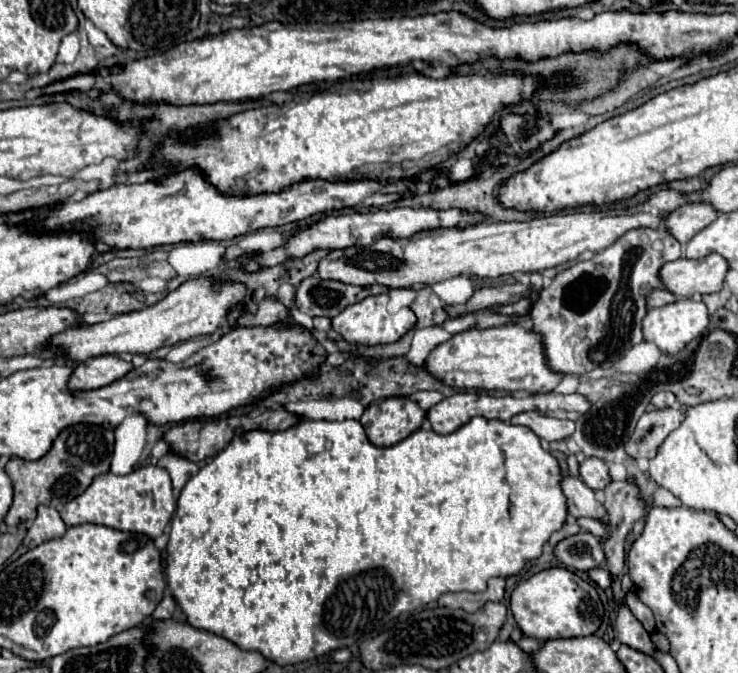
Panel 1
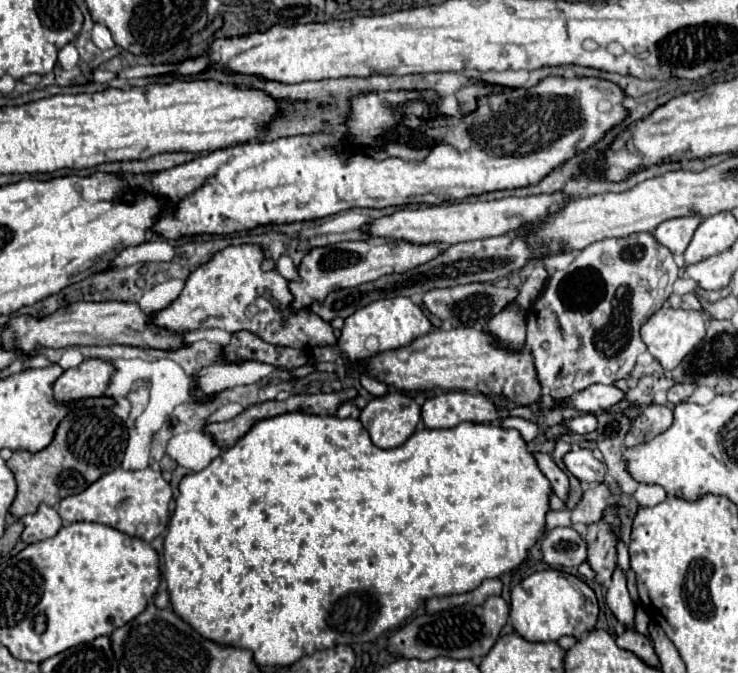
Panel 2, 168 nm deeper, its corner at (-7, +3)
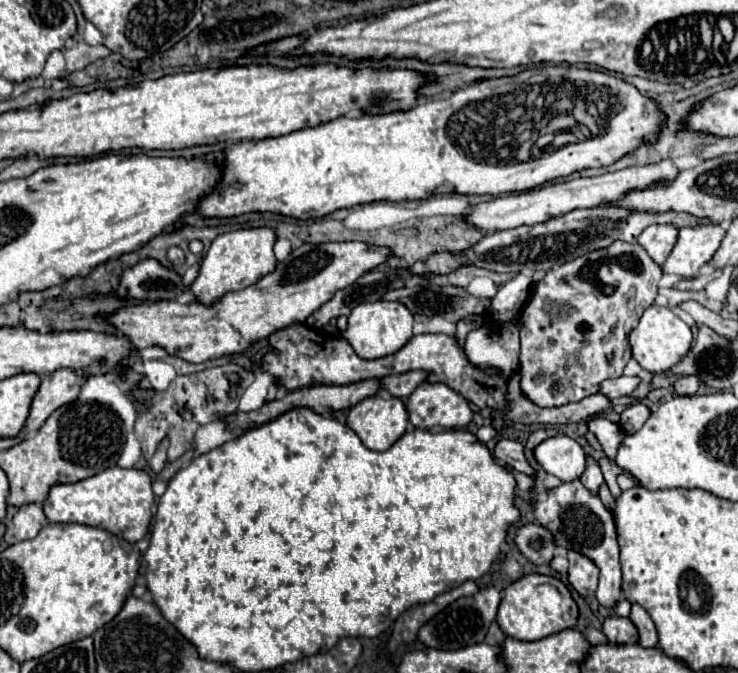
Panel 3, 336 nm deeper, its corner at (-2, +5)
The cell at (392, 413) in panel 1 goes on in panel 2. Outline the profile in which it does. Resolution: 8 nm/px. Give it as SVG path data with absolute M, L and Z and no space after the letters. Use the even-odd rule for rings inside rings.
M389 392L373 398L359 416L371 440L379 448L401 446L421 420L421 406L403 392Z

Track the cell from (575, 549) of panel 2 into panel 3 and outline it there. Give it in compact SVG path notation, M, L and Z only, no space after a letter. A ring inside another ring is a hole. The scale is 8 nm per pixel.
M522 524L514 530L514 544L534 564L548 564L554 556L554 542L548 530L540 524Z

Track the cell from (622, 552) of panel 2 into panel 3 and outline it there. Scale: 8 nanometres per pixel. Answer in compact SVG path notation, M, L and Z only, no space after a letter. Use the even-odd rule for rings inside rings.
M592 456L586 458L586 470L582 472L580 482L582 482L590 492L594 492L594 494L598 494L598 486L604 482L604 476L602 476L602 472L600 472L600 468L598 468L598 462L596 462Z

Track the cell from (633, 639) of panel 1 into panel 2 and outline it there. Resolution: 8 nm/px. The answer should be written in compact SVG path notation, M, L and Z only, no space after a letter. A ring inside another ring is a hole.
M617 568L613 574L613 582L607 590L607 606L613 610L615 618L625 626L633 628L635 626L635 604L627 592L625 584L625 574Z

